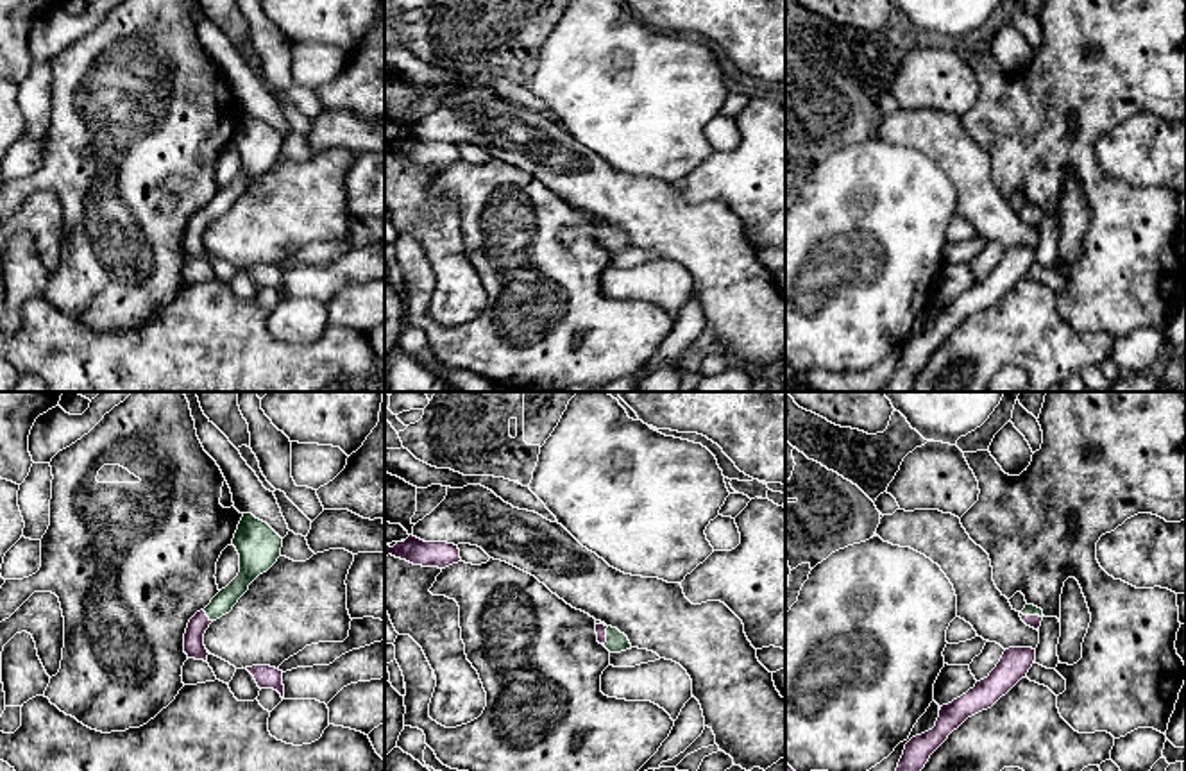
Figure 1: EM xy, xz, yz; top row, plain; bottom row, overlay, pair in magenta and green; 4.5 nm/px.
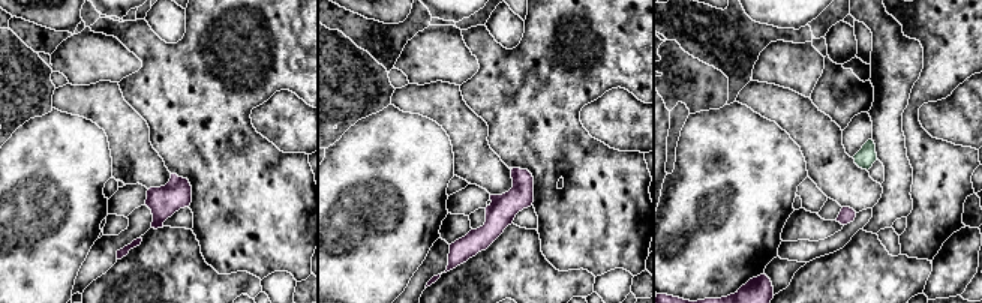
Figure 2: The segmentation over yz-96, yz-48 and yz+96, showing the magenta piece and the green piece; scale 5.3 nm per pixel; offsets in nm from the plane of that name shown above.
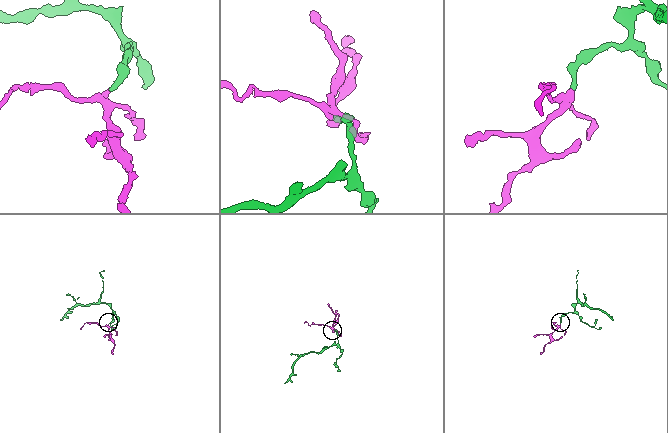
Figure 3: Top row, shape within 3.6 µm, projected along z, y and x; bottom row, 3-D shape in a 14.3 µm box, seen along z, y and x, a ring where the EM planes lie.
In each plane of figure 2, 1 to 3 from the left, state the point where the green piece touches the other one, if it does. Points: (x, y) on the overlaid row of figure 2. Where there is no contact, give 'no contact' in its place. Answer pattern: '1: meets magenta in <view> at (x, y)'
1: no contact
2: no contact
3: no contact

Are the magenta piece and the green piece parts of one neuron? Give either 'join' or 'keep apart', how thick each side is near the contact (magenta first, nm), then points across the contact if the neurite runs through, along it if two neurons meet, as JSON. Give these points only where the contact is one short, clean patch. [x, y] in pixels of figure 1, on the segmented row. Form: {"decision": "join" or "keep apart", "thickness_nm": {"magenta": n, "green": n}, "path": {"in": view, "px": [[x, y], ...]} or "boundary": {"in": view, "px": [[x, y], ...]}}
{"decision": "join", "thickness_nm": {"magenta": 60, "green": 50}, "path": {"in": "yz", "px": [[1034, 621], [1031, 616], [1029, 609]]}}

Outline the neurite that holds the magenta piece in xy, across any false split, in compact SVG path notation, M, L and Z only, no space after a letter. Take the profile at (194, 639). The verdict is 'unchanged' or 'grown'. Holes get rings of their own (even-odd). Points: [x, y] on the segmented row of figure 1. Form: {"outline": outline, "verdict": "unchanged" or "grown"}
{"outline": "M243 513L233 546L240 555L240 572L204 610L190 619L184 633L184 653L188 658L208 660L209 653L204 646L206 630L213 621L229 614L249 590L249 585L277 562L283 538L267 522L256 519L252 513Z", "verdict": "grown"}

